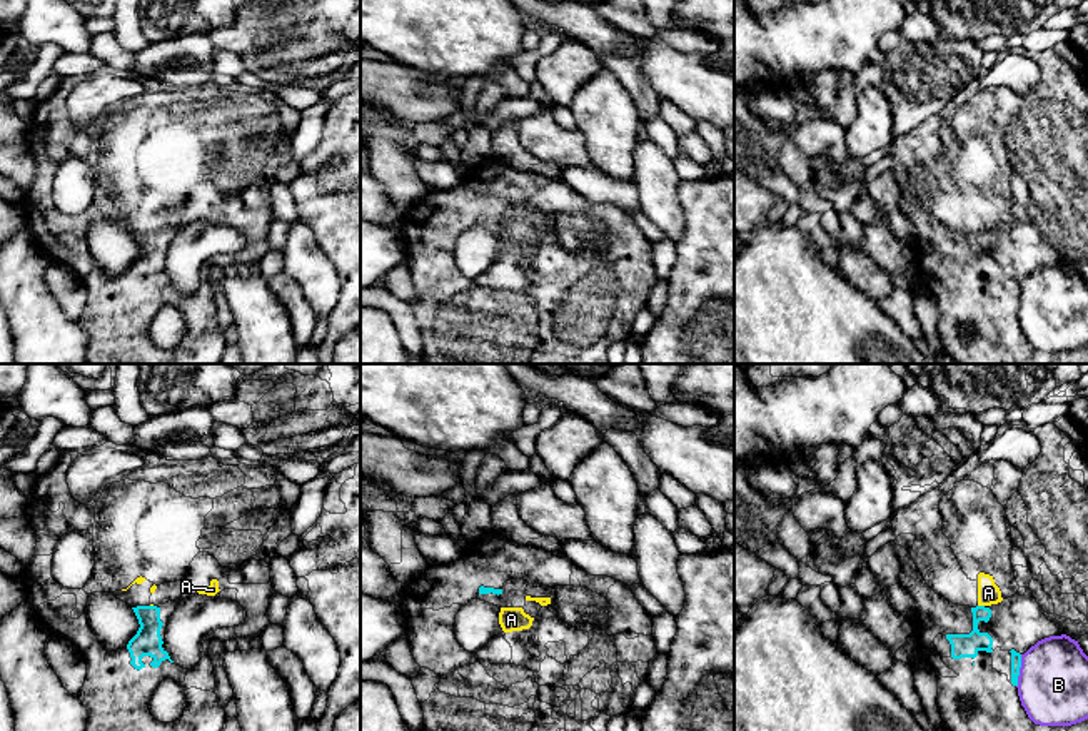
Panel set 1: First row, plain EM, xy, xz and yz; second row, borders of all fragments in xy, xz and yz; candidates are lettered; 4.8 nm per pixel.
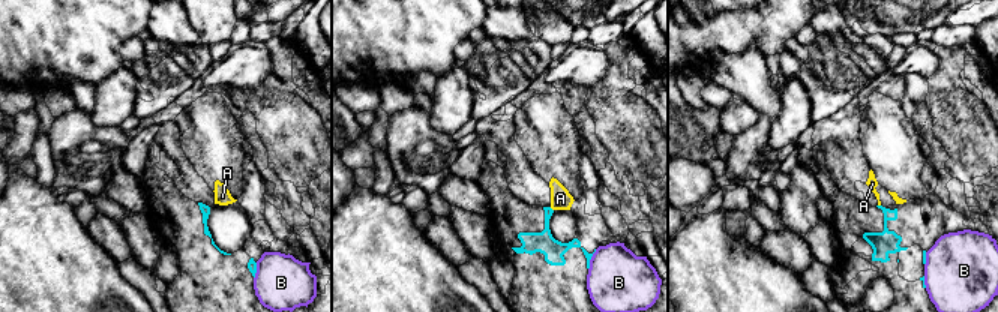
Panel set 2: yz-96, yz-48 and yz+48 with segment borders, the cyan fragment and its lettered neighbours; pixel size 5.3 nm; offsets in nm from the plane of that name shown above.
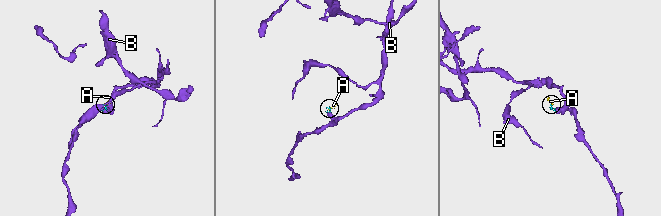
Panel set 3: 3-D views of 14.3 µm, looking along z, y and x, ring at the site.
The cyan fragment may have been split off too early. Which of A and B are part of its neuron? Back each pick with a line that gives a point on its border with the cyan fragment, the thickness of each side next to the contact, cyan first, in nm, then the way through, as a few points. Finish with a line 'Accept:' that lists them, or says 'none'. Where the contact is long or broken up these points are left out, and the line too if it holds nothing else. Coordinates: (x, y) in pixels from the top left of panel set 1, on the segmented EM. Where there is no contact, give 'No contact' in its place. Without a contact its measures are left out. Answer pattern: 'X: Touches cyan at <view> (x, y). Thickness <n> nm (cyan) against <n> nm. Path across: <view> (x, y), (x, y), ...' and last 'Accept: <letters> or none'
A: Touches cyan at yz (982, 606). Thickness 110 nm (cyan) against 110 nm
Accept: A

